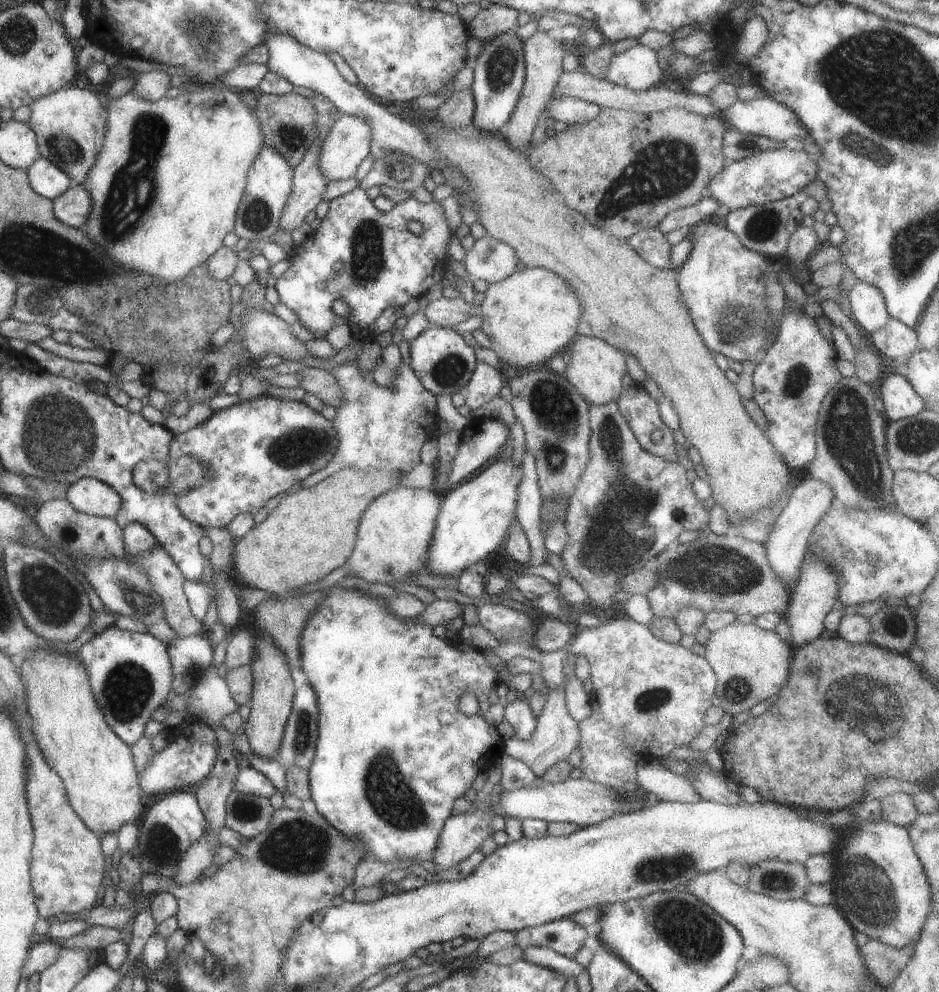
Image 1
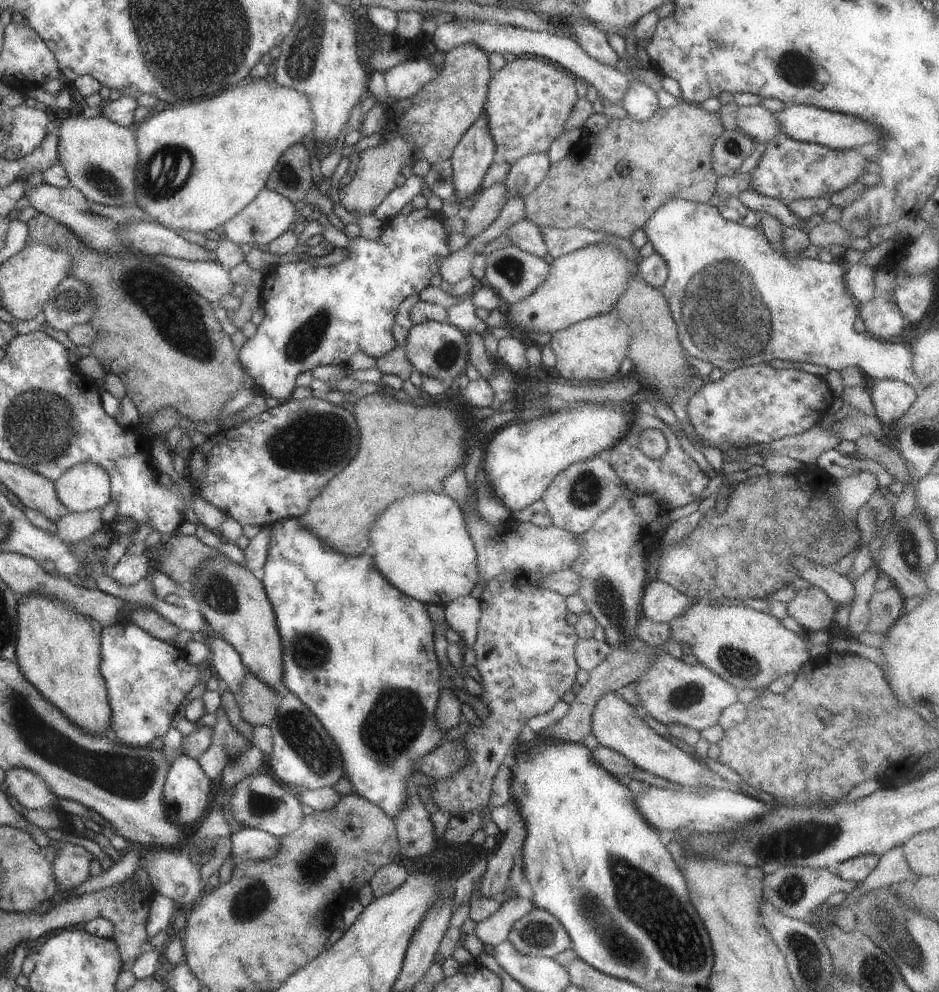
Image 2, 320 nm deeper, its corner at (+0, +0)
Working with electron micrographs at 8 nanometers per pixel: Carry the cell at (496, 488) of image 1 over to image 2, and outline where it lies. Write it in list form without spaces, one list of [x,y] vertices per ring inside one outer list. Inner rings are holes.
[[[581,401],[571,404],[574,405],[565,405],[523,422],[505,424],[504,428],[497,432],[487,444],[480,466],[483,467],[494,493],[507,505],[510,512],[526,507],[527,504],[541,497],[553,477],[570,464],[589,460],[596,455],[605,456],[605,452],[626,435],[632,419],[629,406],[614,408],[605,401],[602,403]]]

